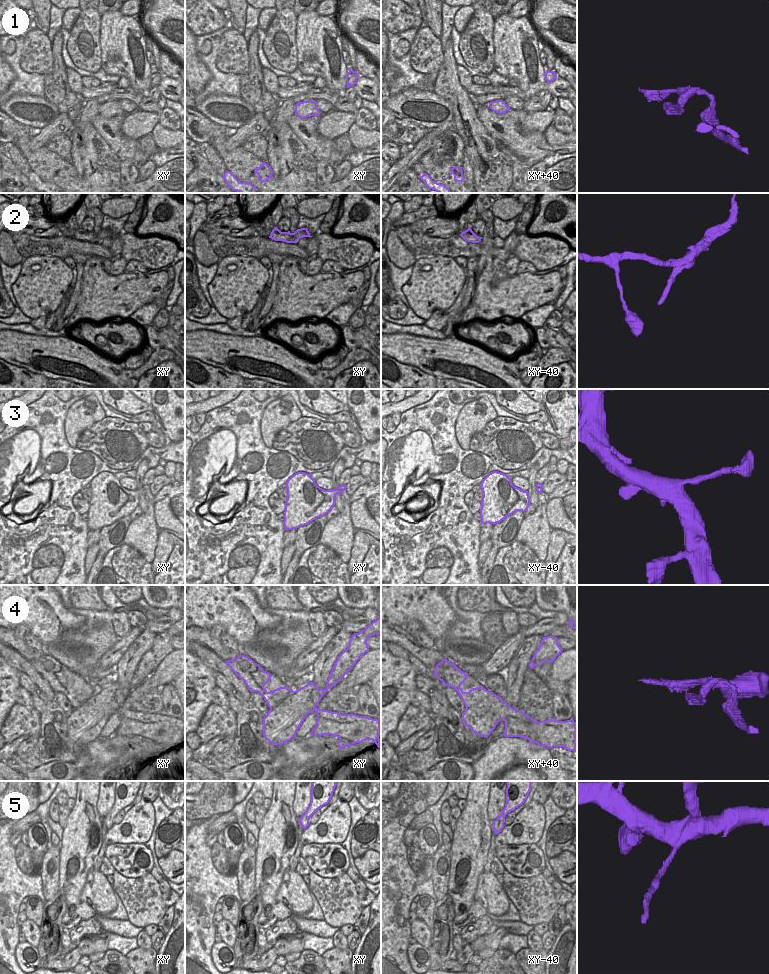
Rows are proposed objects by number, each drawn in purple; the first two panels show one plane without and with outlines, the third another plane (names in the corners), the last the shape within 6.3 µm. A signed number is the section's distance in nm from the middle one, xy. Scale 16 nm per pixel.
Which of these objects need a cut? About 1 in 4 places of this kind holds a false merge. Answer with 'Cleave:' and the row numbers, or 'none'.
Cleave: 2, 4, 5

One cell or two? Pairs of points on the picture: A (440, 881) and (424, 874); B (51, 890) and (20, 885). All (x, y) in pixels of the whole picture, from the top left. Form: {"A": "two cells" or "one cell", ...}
{"A": "two cells", "B": "two cells"}

